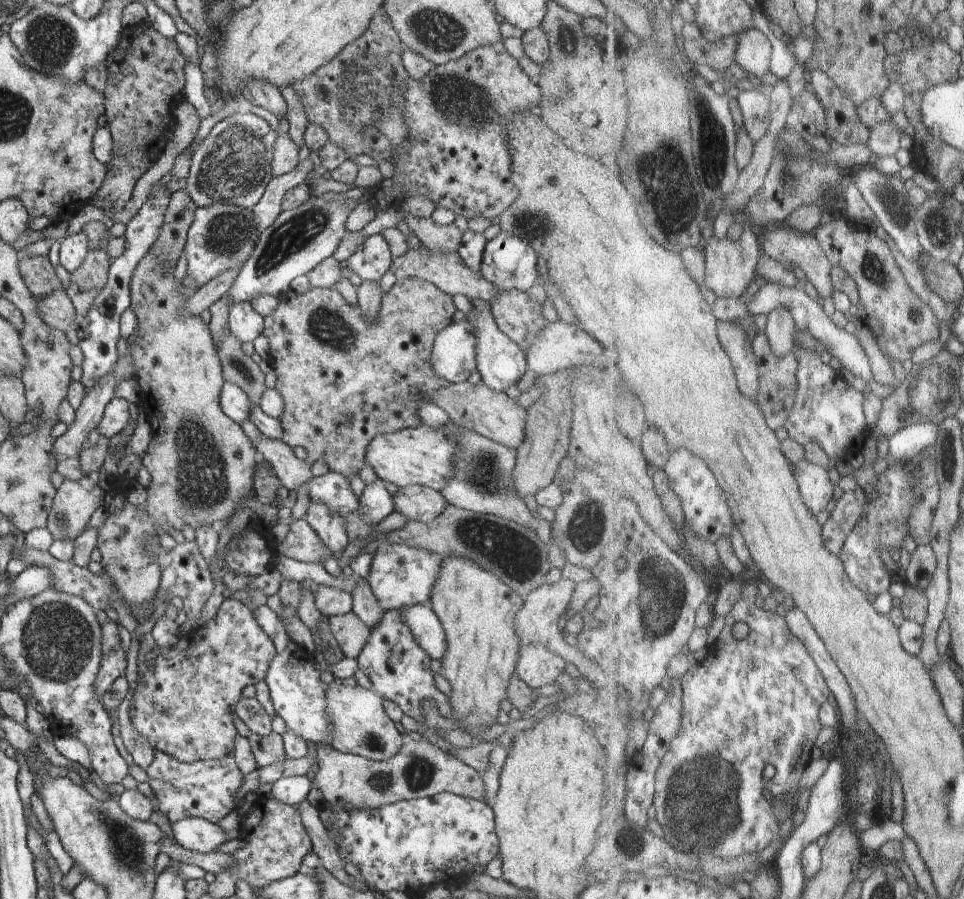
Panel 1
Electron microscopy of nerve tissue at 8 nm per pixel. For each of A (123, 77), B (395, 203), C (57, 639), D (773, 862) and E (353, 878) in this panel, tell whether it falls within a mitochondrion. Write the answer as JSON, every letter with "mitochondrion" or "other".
{"A":"other","B":"other","C":"mitochondrion","D":"other","E":"other"}

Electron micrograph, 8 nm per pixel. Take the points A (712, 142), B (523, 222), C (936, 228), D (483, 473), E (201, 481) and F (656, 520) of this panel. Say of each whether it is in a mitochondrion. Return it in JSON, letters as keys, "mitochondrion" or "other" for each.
{"A":"mitochondrion","B":"mitochondrion","C":"mitochondrion","D":"mitochondrion","E":"mitochondrion","F":"other"}

